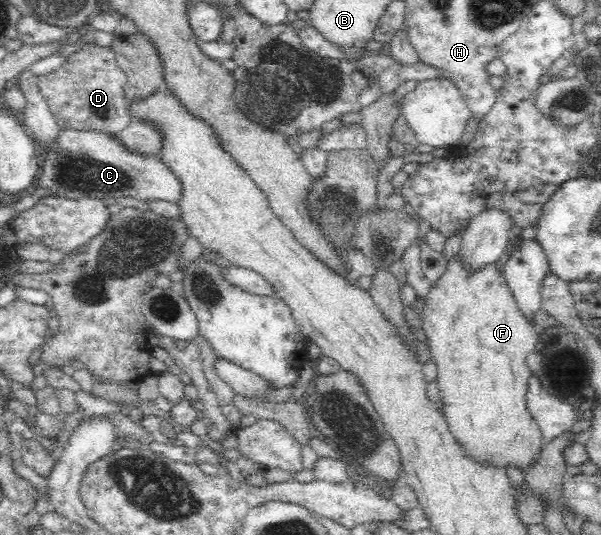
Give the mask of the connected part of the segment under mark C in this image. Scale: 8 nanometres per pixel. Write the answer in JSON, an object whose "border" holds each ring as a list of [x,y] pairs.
{"border":[[[62,129],[58,143],[45,154],[40,177],[39,187],[66,198],[132,197],[147,204],[154,201],[178,204],[185,190],[182,181],[160,158],[131,152],[118,138],[100,131]]]}

